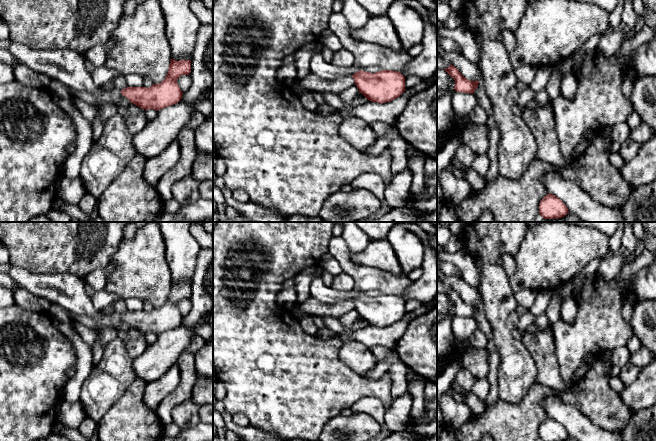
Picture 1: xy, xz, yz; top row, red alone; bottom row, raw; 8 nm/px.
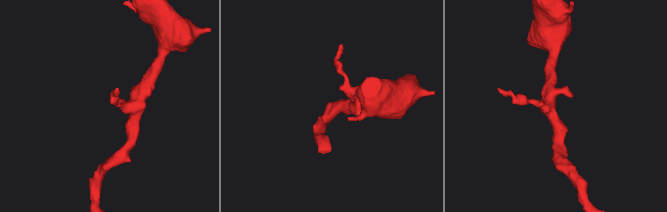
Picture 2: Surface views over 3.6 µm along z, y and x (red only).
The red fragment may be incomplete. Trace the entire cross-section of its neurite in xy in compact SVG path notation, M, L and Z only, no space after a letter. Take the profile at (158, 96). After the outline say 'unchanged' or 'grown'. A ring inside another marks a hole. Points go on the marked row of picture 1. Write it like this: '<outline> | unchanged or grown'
M10 42L7 48L20 62L31 68L32 70L48 76L51 80L55 79L65 84L73 92L87 92L96 99L96 107L103 104L115 104L120 100L121 96L129 99L130 103L148 110L154 109L156 111L165 107L169 107L178 103L182 99L183 92L178 86L177 79L182 75L189 75L191 72L191 60L173 60L171 58L169 69L166 78L158 84L153 84L151 87L127 87L123 90L115 88L113 90L106 90L103 87L96 86L92 79L91 73L85 67L85 57L75 50L71 49L57 49L57 50L40 50L31 49L17 42Z | grown

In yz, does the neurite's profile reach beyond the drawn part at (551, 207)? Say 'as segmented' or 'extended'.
as segmented

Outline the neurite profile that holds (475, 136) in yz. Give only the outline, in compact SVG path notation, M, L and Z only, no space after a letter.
M470 124L462 131L463 143L476 155L486 155L489 148L488 127Z

